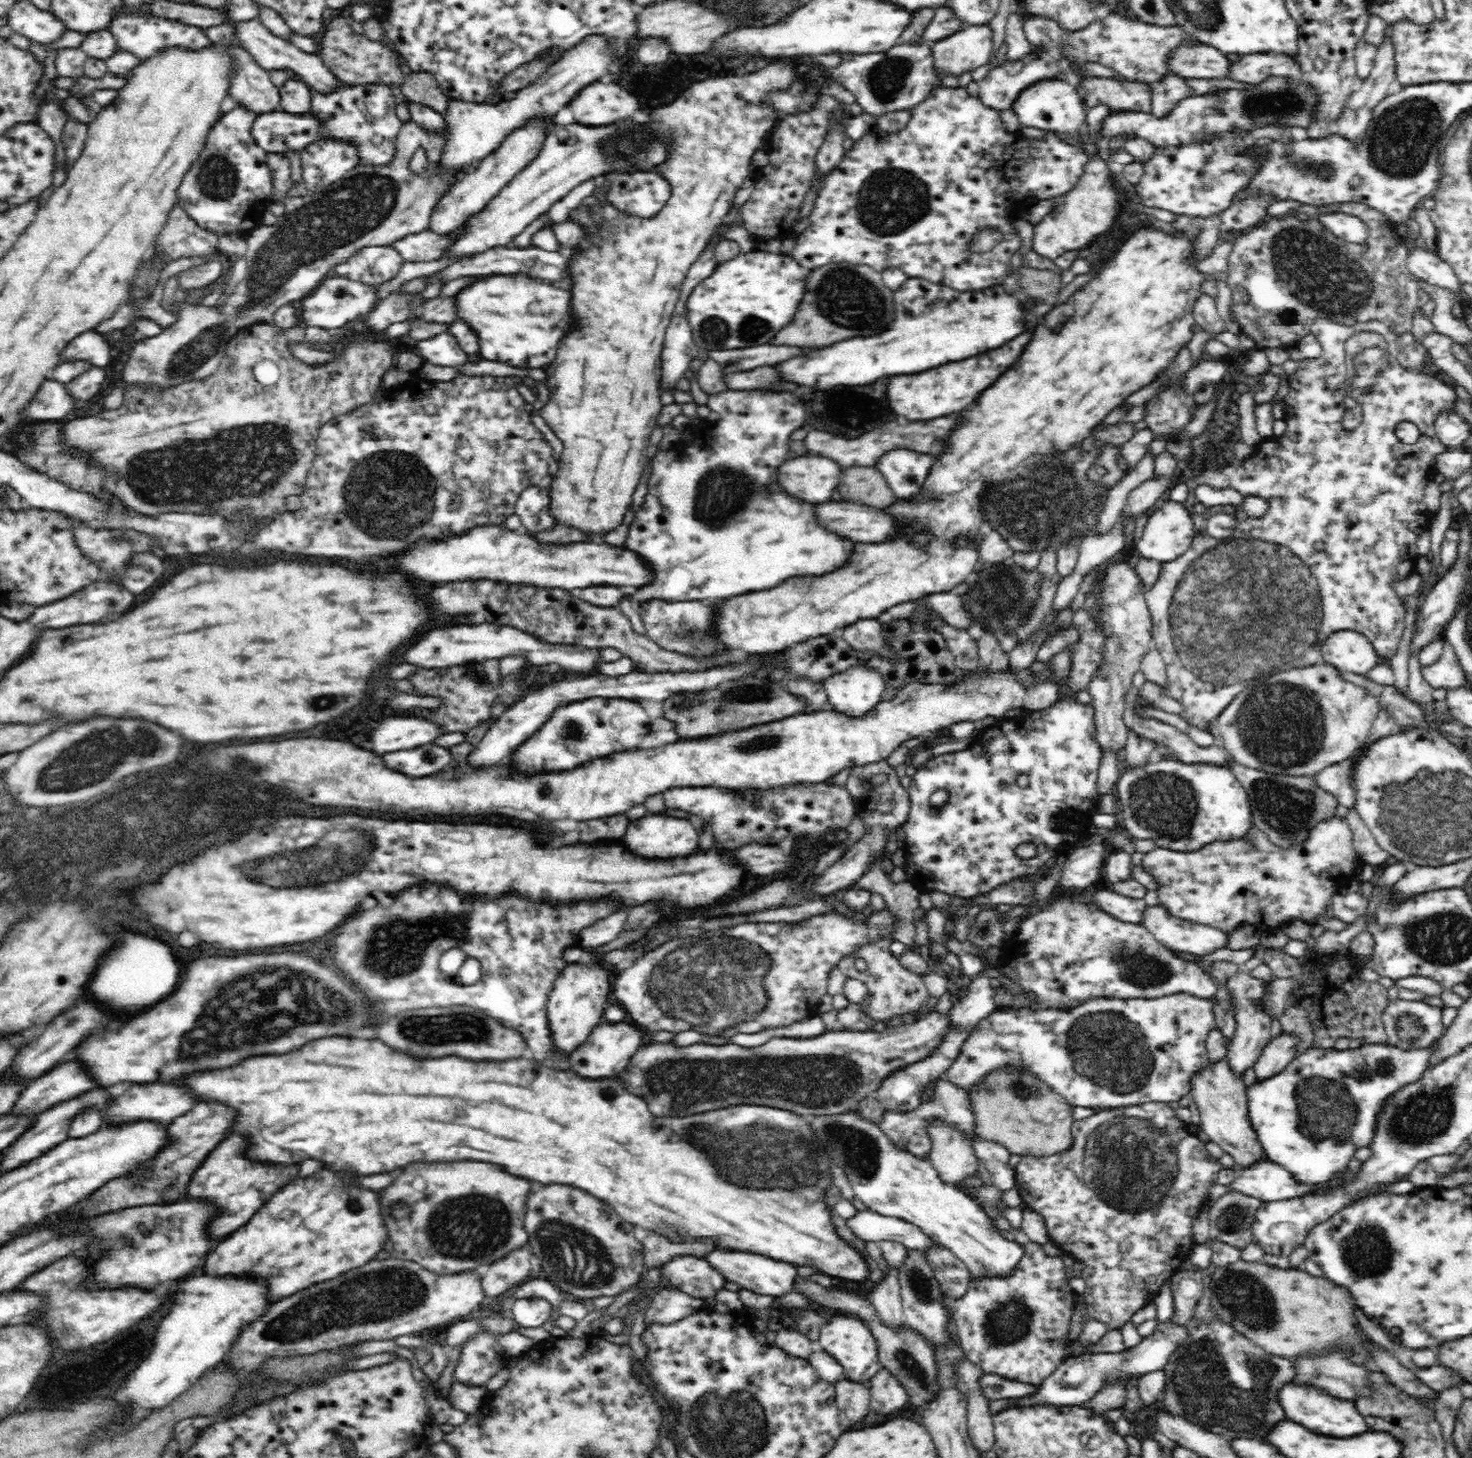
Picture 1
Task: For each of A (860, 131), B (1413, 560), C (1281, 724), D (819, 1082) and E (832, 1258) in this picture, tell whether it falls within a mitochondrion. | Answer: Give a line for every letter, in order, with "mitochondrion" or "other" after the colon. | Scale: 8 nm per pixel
A: other
B: other
C: mitochondrion
D: mitochondrion
E: other

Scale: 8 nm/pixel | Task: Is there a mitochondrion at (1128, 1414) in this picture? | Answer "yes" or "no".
no

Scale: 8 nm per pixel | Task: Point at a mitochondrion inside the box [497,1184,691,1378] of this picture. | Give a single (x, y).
(578, 1255)

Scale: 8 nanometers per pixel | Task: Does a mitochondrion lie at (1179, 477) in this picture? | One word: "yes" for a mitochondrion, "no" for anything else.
no

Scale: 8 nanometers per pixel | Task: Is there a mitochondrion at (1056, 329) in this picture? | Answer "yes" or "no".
no

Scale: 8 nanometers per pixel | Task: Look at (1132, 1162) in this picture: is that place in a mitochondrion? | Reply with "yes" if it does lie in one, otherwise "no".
yes

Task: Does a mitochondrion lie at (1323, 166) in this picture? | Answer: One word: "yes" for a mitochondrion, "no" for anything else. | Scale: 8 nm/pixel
yes

